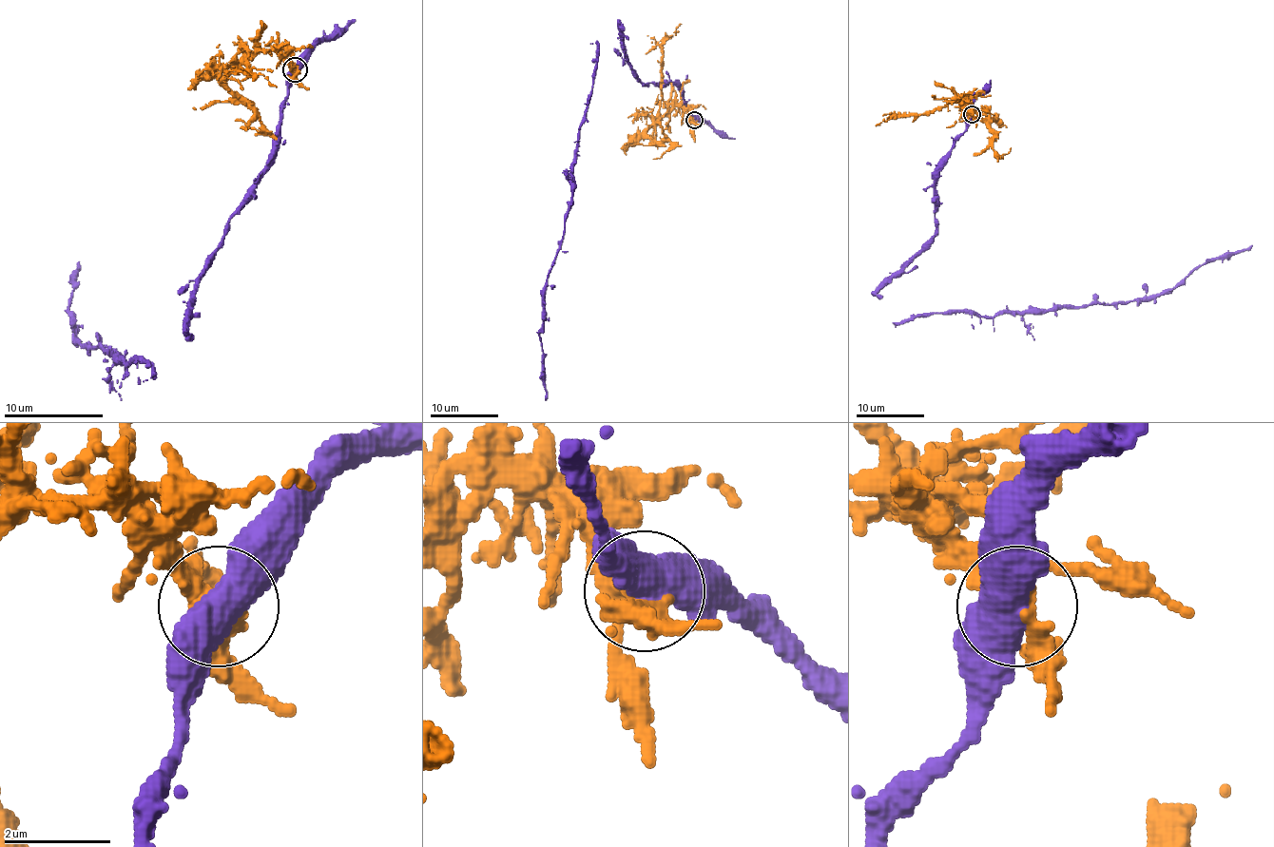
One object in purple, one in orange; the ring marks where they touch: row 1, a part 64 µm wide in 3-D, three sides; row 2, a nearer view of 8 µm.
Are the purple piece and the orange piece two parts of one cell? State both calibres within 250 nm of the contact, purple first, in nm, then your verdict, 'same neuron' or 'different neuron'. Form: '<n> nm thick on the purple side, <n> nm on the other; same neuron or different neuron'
440 nm thick on the purple side, 320 nm on the other; different neuron

